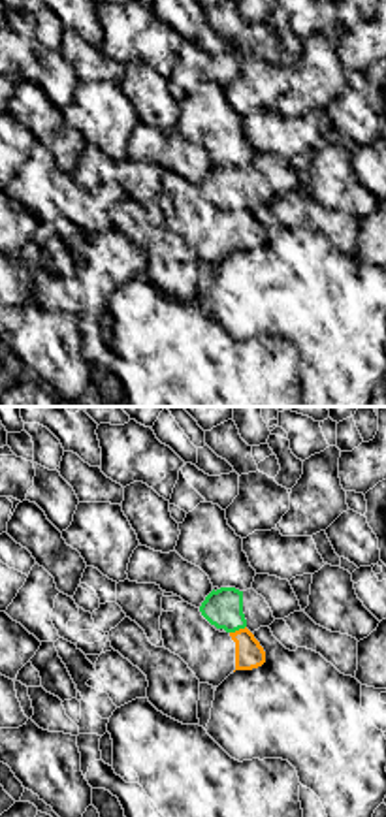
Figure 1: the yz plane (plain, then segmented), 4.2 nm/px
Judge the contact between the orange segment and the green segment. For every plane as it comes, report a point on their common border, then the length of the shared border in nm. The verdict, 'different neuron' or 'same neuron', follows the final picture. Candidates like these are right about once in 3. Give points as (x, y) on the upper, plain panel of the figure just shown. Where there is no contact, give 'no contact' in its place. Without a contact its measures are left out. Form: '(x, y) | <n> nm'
(240, 208) | 80 nm

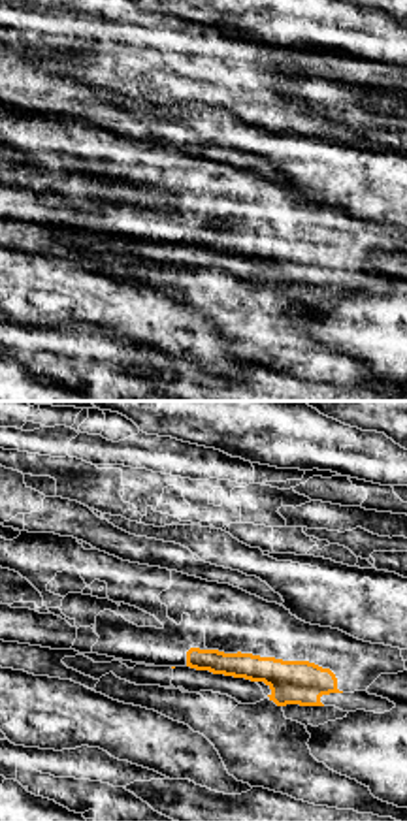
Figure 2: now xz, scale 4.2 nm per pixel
no contact

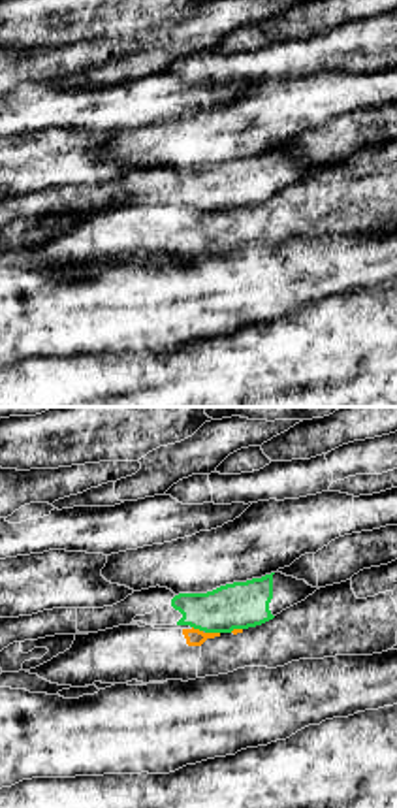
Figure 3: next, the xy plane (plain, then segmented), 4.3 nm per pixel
(213, 211) | 60 nm

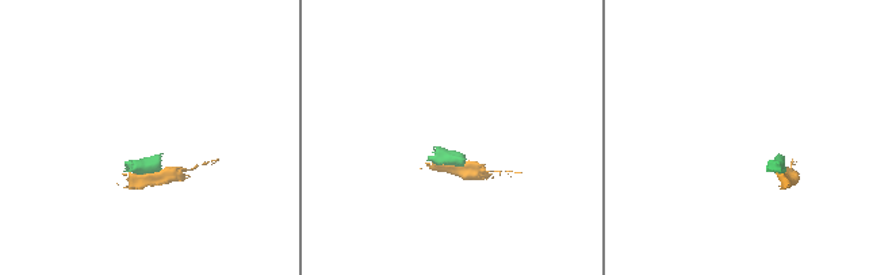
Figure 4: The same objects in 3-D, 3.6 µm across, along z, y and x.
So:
different neuron

